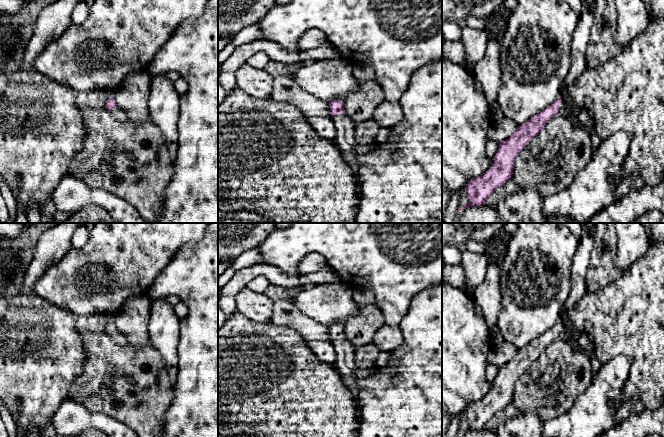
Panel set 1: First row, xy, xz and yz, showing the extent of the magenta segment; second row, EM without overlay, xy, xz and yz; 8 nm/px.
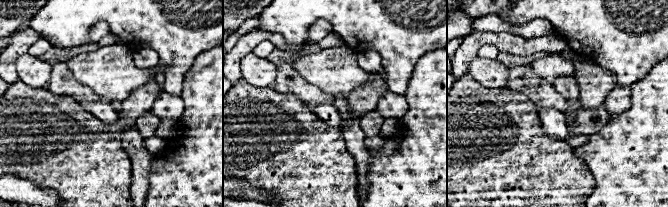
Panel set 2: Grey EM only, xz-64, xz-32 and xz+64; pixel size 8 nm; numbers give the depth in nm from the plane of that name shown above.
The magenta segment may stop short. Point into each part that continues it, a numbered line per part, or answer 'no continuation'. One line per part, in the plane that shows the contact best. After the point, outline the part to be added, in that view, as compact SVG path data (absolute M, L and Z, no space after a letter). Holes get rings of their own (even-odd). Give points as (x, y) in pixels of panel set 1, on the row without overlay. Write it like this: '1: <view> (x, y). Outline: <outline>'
1: xz (345, 364). Outline: M340 337L331 342L337 353L336 368L345 386L353 395L358 409L358 419L361 421L361 411L358 399L359 389L355 384L357 377L354 374L358 367L353 360L353 346L346 337Z

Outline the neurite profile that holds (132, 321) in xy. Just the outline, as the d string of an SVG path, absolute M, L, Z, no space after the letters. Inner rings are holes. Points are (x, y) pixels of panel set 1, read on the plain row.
M148 294L131 297L126 300L121 312L114 319L116 328L124 335L127 344L134 348L150 342L148 323L151 302Z

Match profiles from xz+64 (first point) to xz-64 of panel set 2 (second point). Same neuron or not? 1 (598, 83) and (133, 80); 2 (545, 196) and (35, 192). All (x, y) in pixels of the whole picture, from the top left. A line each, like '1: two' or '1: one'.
1: two
2: two

